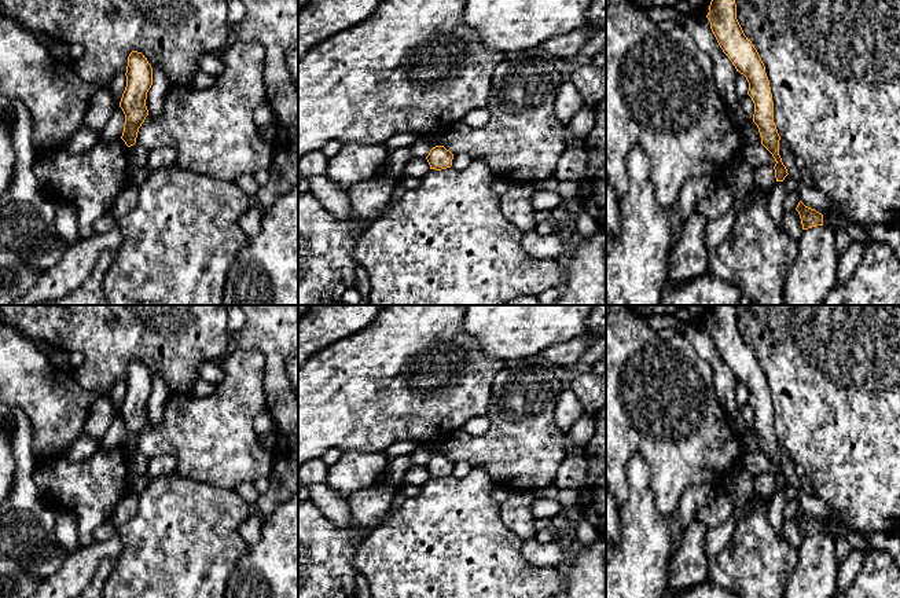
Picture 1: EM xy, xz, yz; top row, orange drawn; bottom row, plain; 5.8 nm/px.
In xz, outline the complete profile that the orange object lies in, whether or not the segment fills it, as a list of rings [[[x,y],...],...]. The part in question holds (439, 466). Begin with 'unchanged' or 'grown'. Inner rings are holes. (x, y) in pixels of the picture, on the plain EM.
unchanged; [[[436,454],[426,465],[430,477],[441,478],[452,474],[453,462],[444,454]]]

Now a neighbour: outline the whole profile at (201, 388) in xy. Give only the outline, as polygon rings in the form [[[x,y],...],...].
[[[201,378],[195,381],[191,389],[191,395],[195,397],[205,397],[213,392],[214,392],[214,385]]]

